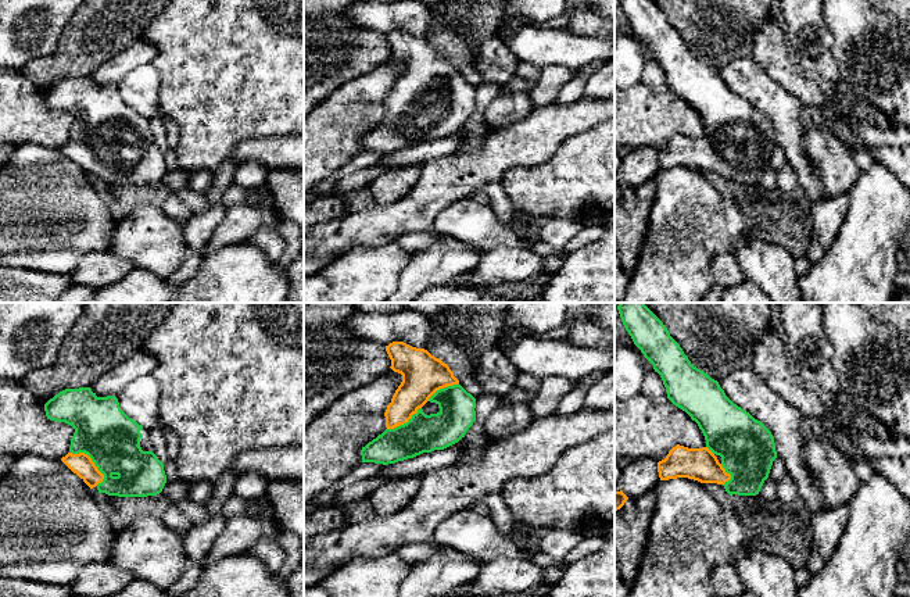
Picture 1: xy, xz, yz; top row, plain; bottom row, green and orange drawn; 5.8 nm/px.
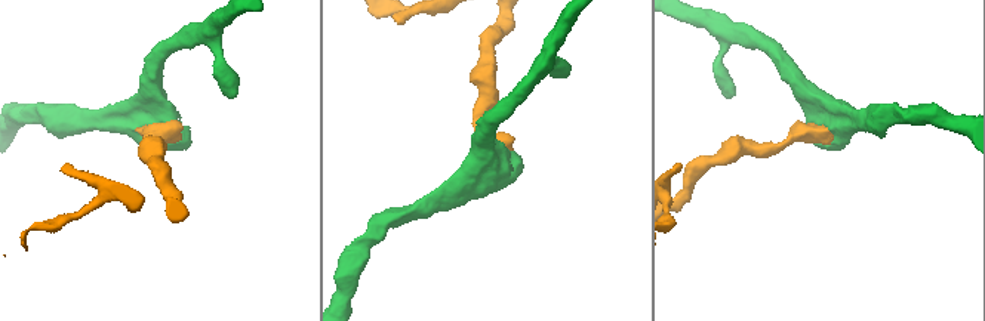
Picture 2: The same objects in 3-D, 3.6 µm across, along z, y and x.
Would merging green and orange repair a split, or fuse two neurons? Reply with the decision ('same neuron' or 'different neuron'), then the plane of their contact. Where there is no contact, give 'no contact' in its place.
same neuron; meets green in xy

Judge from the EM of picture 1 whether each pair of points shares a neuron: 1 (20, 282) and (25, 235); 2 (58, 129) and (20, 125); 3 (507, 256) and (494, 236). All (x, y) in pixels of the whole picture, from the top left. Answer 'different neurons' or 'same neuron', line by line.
1: different neurons
2: same neuron
3: different neurons

